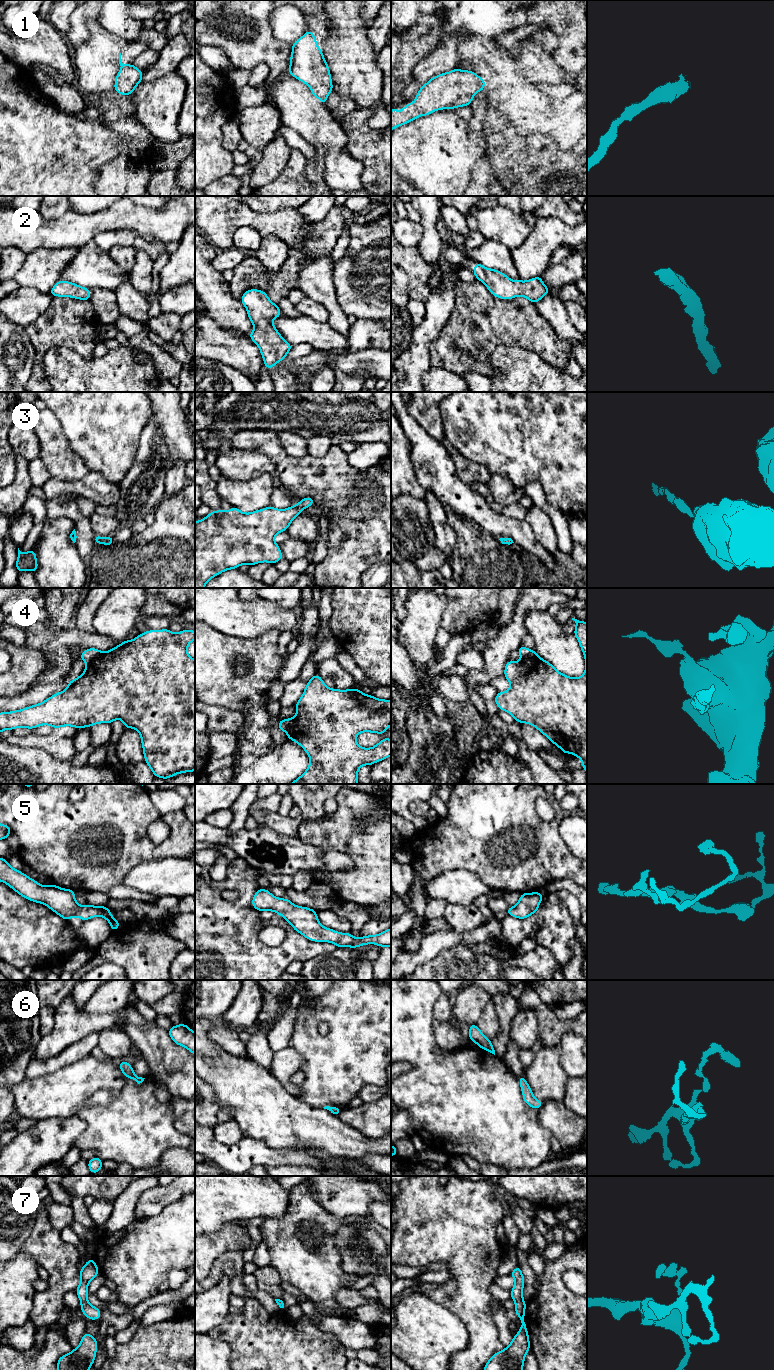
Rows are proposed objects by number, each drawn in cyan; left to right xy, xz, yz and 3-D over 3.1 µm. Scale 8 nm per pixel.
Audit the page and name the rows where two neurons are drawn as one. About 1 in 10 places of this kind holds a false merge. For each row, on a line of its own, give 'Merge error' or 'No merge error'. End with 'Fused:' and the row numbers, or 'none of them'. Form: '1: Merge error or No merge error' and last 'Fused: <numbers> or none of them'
1: No merge error
2: No merge error
3: No merge error
4: No merge error
5: No merge error
6: No merge error
7: No merge error
Fused: none of them

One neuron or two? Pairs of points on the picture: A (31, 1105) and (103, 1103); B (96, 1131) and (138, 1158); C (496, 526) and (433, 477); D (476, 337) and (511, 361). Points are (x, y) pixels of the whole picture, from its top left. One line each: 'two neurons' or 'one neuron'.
A: two neurons
B: one neuron
C: one neuron
D: two neurons

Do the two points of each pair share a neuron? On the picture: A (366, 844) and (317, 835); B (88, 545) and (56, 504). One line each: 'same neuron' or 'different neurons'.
A: same neuron
B: same neuron

